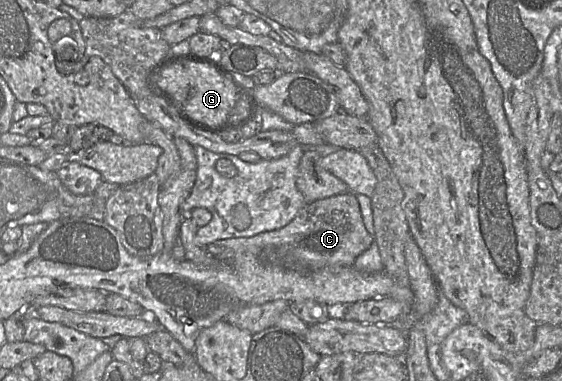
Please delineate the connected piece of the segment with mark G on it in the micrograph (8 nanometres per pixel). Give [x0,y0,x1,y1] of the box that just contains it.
[155,59,237,125]

